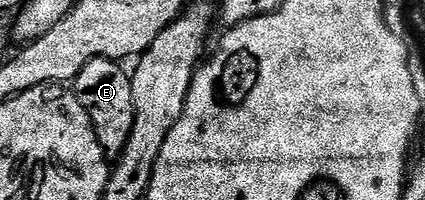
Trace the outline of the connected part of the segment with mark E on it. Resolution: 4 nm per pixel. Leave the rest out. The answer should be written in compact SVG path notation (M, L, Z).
M98 58L94 62L90 62L86 66L82 66L82 70L76 76L74 81L74 91L78 102L82 102L84 109L90 114L90 122L94 126L94 134L98 138L98 142L102 146L104 155L109 158L115 158L122 154L126 142L130 138L130 130L134 130L134 94L132 93L132 77L126 71L123 63L107 60L106 58Z

